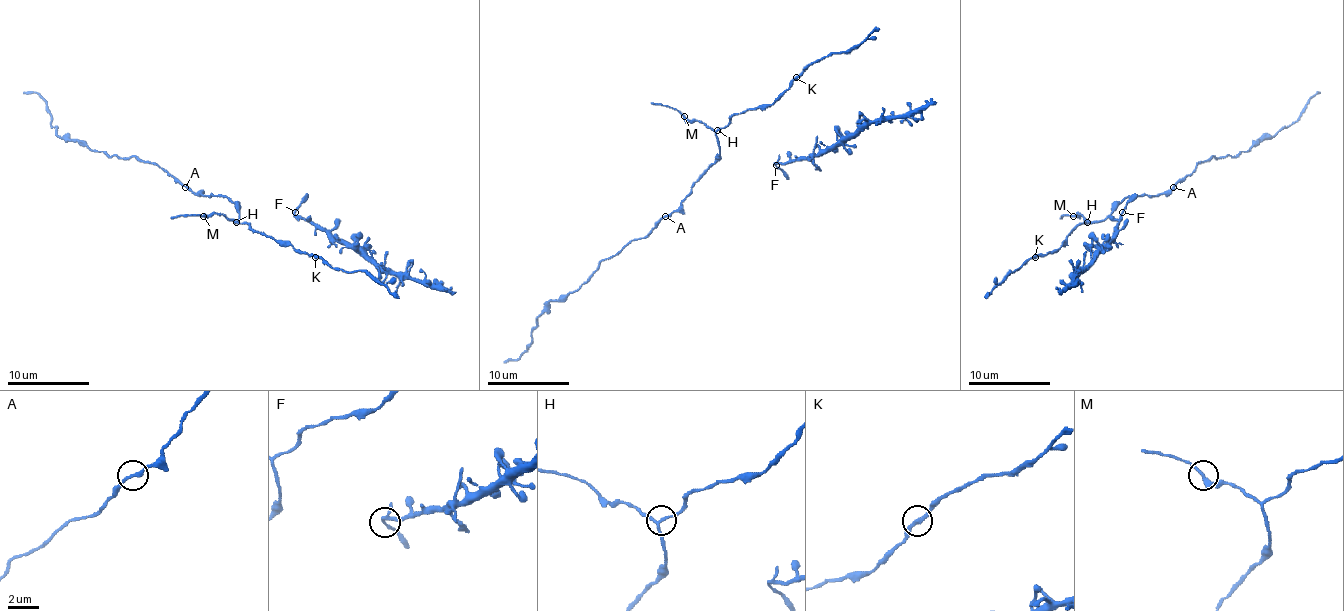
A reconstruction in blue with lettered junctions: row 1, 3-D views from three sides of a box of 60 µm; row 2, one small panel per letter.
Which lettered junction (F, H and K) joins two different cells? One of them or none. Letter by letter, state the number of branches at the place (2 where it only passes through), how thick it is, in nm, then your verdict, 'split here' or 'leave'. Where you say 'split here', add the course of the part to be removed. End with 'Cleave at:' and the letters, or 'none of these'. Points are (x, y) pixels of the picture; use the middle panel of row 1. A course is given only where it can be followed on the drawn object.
F: 3 branches meet; 190 nm thick; leave
H: 3 branches meet; 180 nm thick; split here; foreign part runs (716, 130), (718, 159), (684, 202), (645, 236), (604, 259), (578, 289), (553, 300), (527, 348), (504, 363)
K: 2 branches meet; 240 nm thick; leave
Cleave at: H

